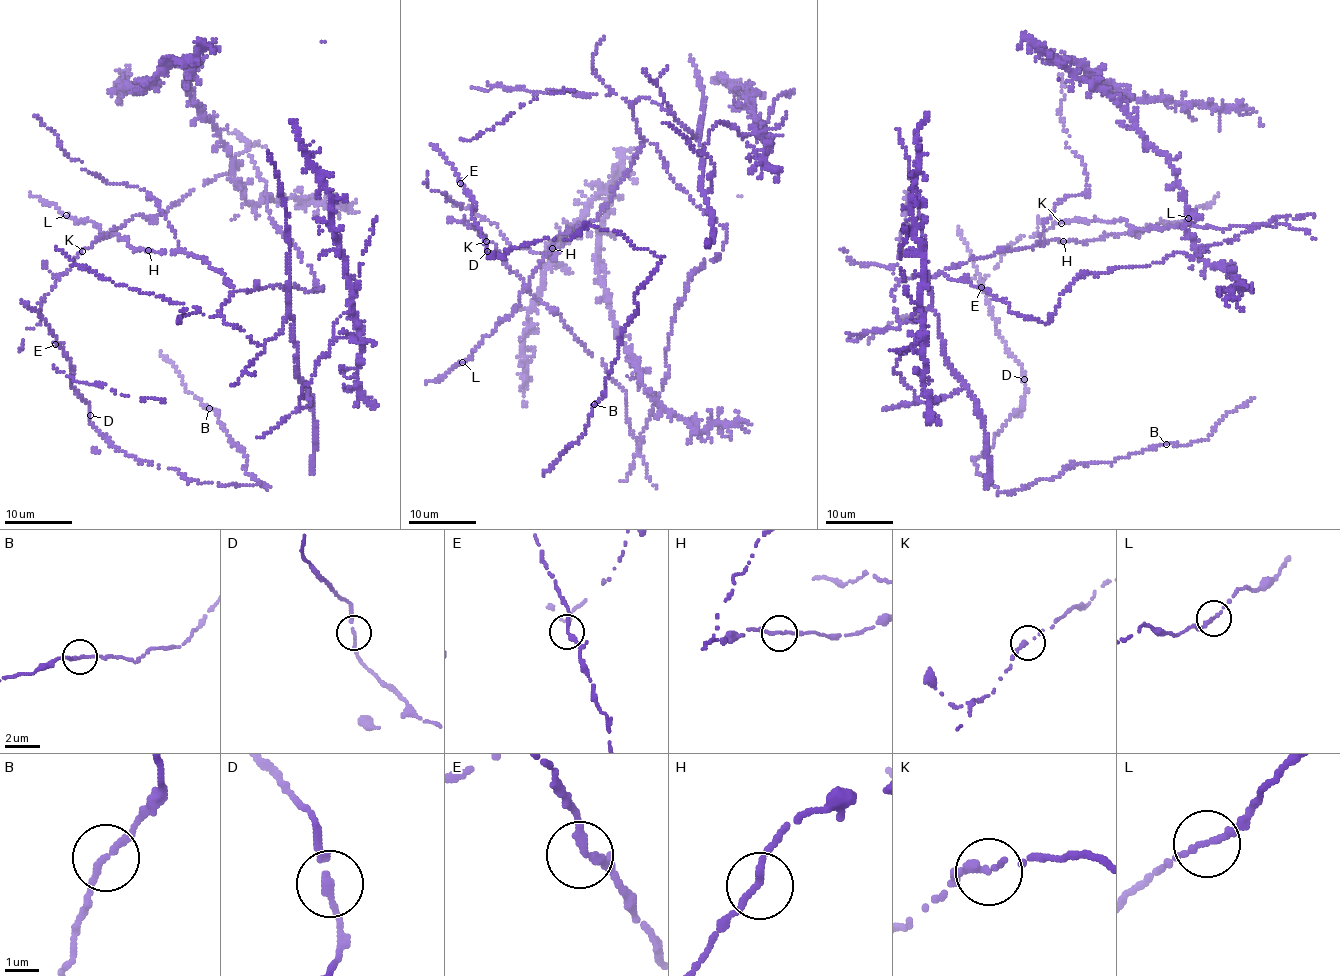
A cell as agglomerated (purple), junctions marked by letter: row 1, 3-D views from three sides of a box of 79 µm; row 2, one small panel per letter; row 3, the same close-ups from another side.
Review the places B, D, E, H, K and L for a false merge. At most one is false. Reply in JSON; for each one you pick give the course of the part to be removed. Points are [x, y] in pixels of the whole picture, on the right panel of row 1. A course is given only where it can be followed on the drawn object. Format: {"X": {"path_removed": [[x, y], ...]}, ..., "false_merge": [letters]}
{"false_merge": []}

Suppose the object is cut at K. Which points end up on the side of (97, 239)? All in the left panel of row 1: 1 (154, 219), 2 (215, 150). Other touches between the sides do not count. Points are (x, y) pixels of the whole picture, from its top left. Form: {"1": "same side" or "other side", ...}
{"1": "same side", "2": "other side"}

